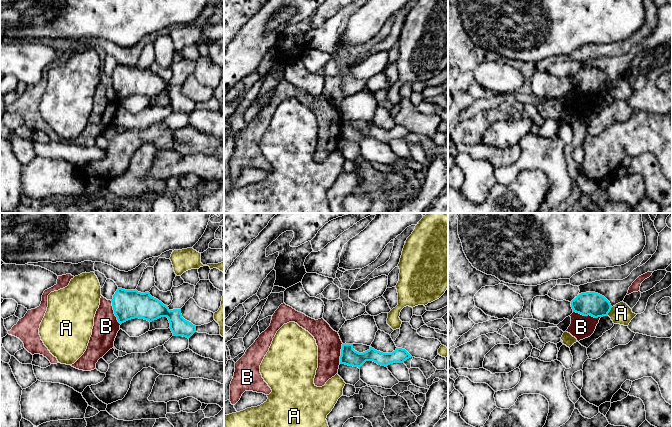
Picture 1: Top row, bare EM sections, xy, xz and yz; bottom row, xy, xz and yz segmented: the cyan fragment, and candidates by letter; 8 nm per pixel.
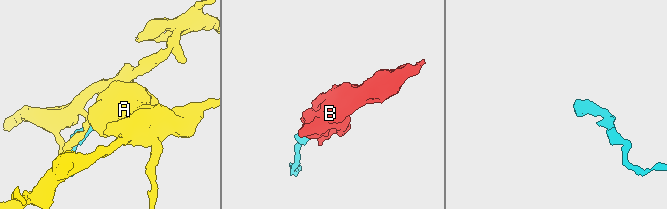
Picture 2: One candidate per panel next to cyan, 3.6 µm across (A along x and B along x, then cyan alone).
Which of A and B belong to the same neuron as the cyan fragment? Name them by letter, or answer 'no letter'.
no letter

